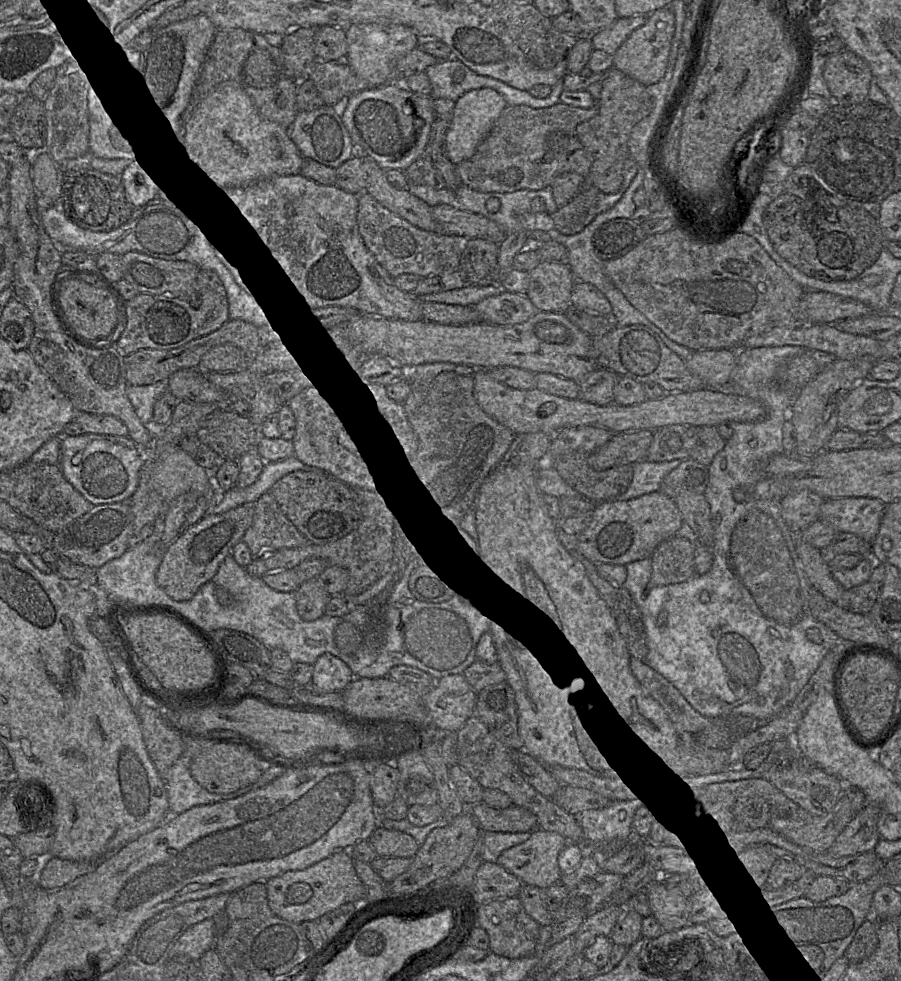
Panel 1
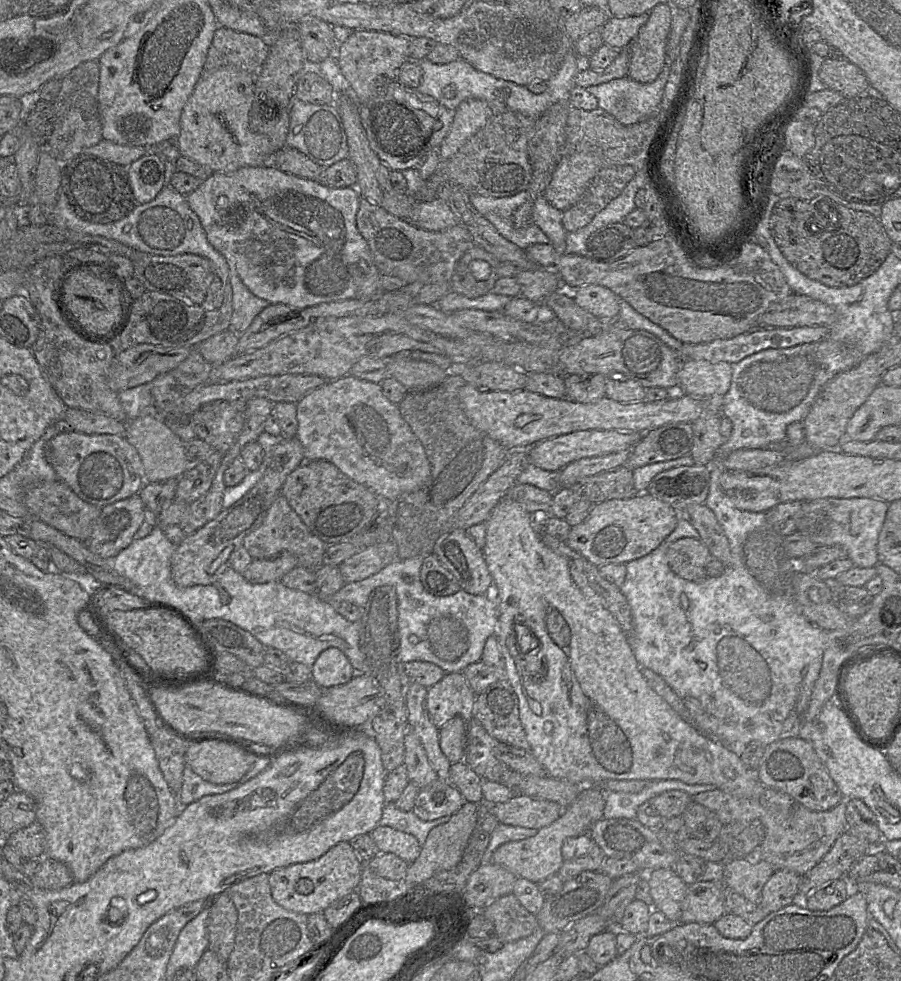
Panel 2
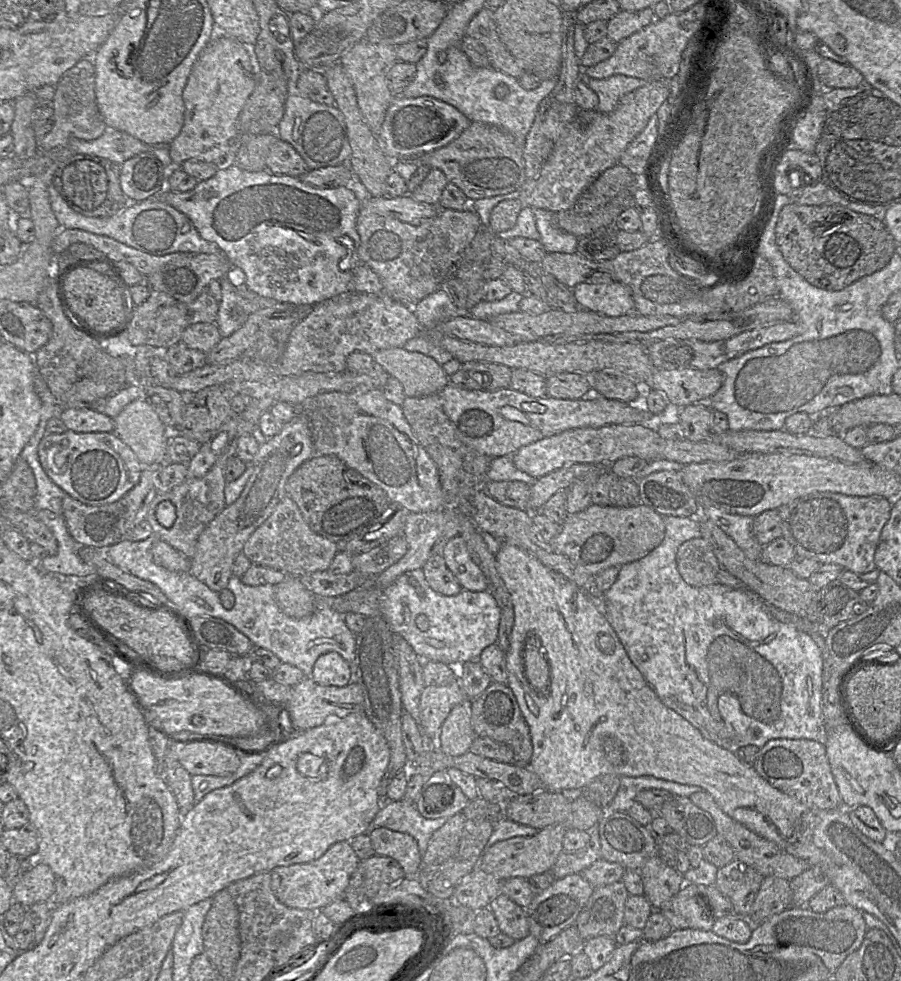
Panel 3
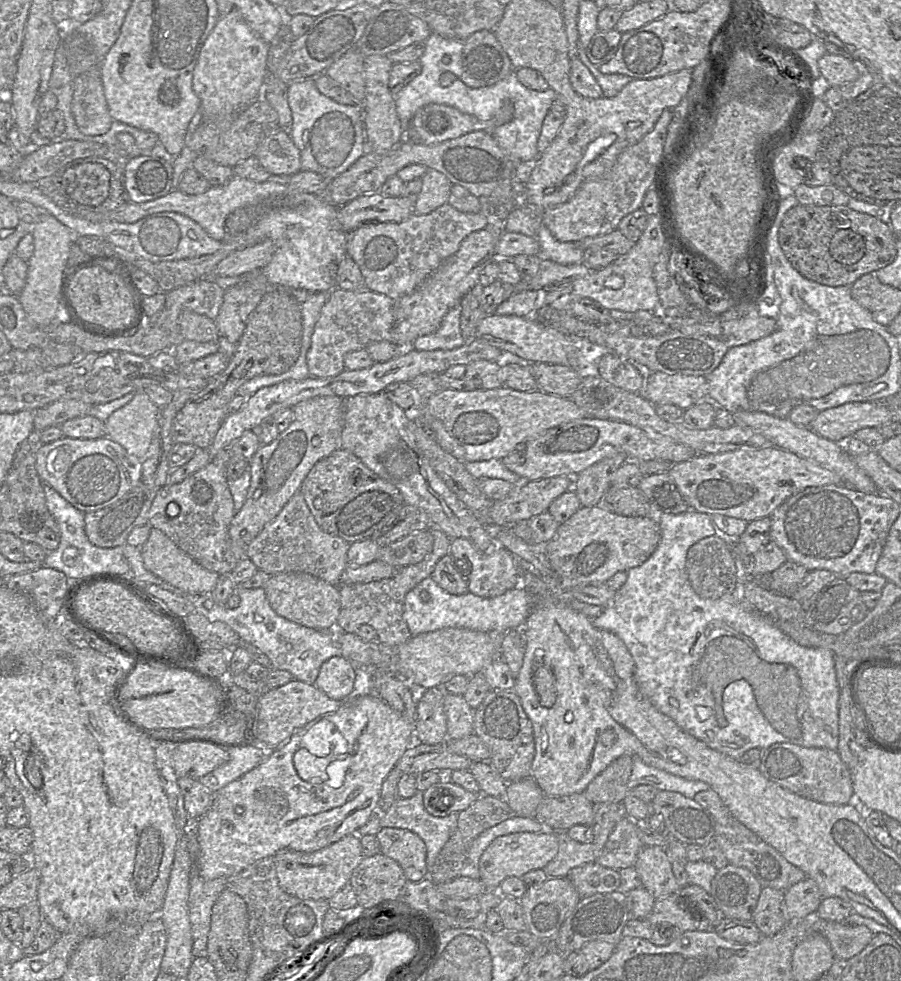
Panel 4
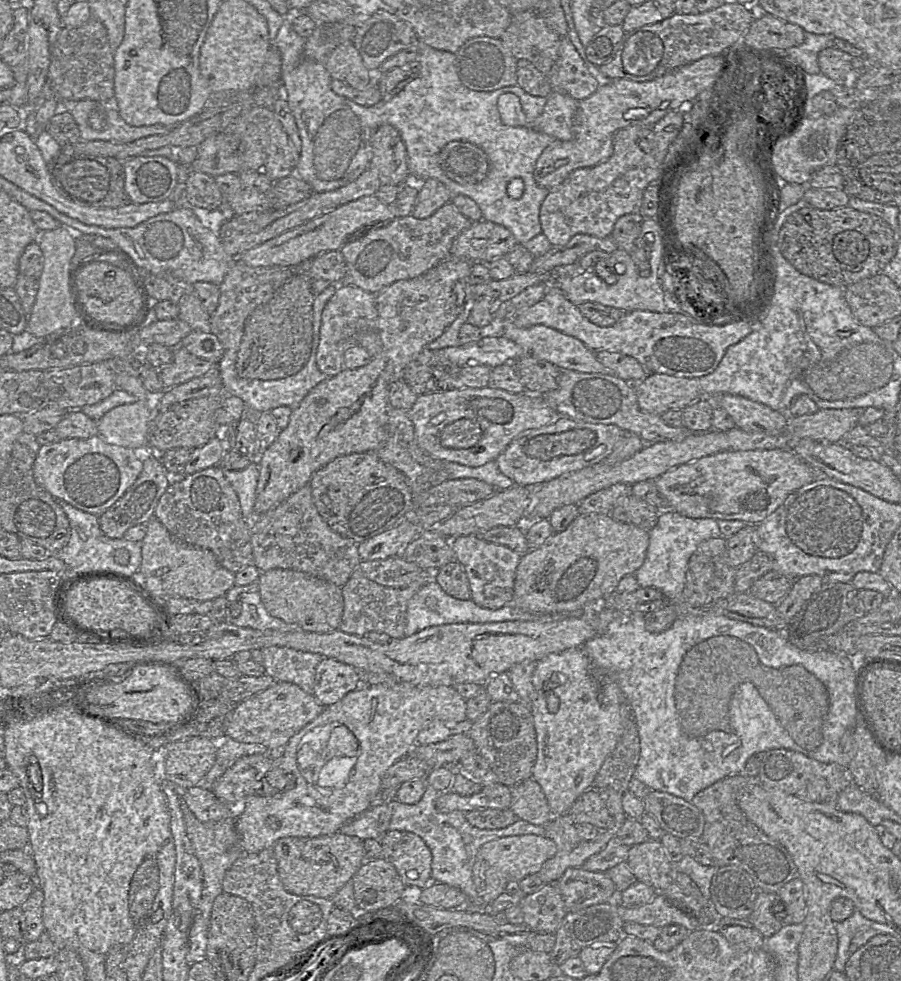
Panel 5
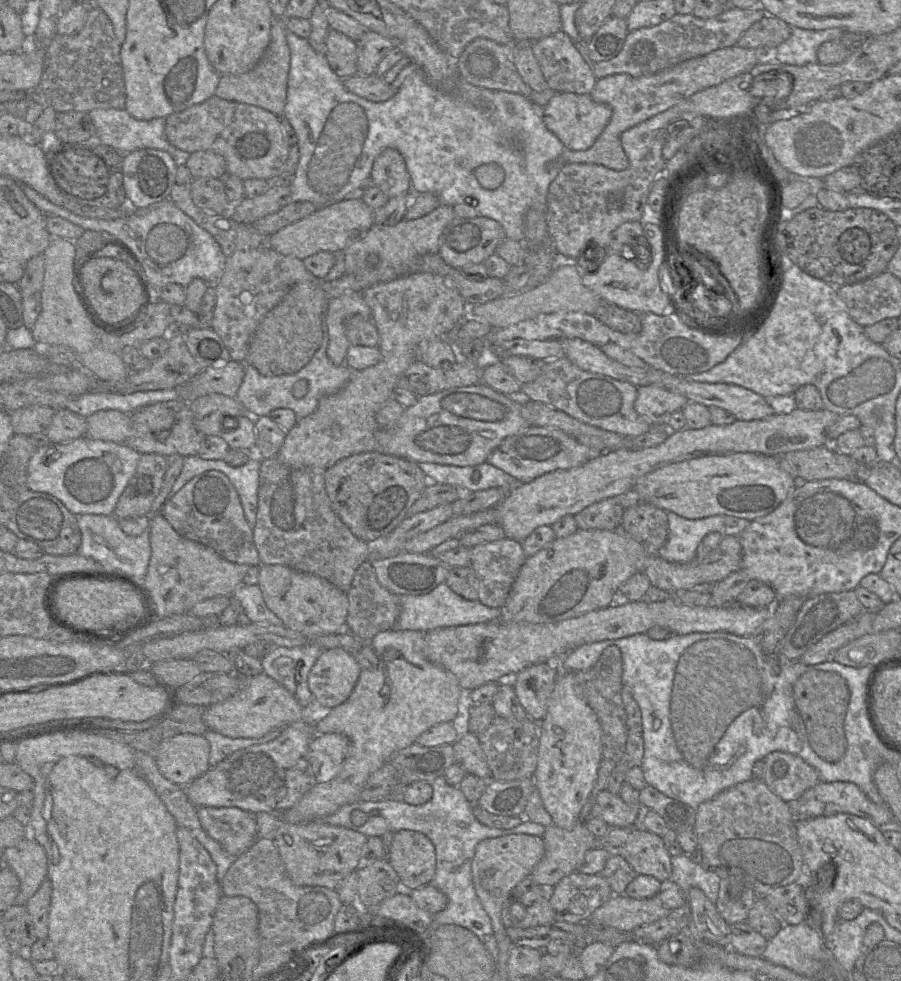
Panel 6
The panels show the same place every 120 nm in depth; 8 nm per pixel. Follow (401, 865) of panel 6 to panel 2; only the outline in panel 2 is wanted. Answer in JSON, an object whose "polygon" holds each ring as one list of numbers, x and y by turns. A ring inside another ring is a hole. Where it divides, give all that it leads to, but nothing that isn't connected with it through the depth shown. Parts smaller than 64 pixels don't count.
{"polygon":[[376,826,370,835,379,853,392,853,408,864,420,854,421,847,411,834,387,826]]}

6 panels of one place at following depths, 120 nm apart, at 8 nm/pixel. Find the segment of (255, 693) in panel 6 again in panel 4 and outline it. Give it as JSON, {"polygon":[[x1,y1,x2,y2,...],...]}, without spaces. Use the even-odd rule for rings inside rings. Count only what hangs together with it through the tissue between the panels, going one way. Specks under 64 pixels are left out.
{"polygon":[[293,679,289,683,264,692,258,697,255,717,247,720,248,741,266,749,281,746,292,733,314,719,335,712,342,705,341,701,329,698,314,685]]}

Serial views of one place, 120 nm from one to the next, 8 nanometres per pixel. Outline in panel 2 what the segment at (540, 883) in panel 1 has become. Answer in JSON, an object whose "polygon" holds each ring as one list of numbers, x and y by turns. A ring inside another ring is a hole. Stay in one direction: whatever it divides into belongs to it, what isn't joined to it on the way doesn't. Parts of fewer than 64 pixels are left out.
{"polygon":[[584,785,576,799,564,808,557,820,539,829,532,837,499,846,492,855,492,863,509,870,517,878,525,878,534,883,557,874,564,862,562,857,564,841,569,837,589,833,591,825,603,818,605,799,606,791,603,787]]}

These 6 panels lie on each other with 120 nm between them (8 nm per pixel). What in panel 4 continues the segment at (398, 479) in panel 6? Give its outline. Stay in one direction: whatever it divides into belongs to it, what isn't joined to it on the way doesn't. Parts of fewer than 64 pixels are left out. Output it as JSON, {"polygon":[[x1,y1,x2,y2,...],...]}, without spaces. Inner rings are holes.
{"polygon":[[338,449,318,461,303,480,301,493,317,525,348,543,370,538,392,521,404,504,399,490,370,470,357,456]]}

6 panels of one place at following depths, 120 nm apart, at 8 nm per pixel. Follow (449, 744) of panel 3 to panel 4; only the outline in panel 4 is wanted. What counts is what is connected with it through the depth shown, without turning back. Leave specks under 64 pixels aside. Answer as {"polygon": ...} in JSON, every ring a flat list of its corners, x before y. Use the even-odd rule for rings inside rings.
{"polygon":[[446,693,444,697,447,739,458,740,473,733,474,710,462,695]]}

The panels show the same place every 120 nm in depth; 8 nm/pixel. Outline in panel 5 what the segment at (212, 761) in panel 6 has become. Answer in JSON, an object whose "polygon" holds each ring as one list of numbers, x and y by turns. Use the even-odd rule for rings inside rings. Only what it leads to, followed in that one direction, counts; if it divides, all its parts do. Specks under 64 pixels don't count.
{"polygon":[[225,737,218,741,216,760,205,776,203,783,213,785,238,759,254,754,268,754,266,746,255,743,243,743]]}

